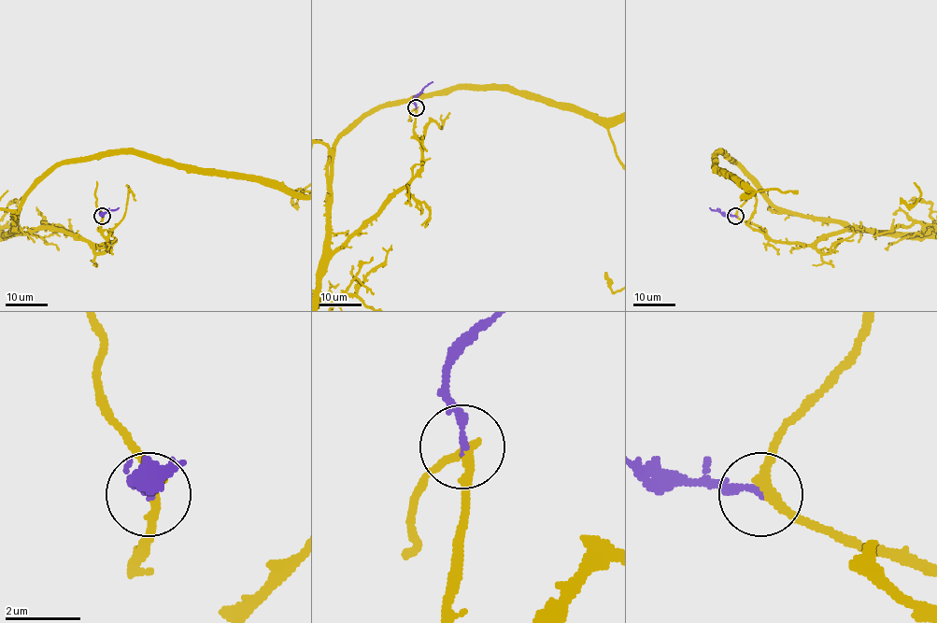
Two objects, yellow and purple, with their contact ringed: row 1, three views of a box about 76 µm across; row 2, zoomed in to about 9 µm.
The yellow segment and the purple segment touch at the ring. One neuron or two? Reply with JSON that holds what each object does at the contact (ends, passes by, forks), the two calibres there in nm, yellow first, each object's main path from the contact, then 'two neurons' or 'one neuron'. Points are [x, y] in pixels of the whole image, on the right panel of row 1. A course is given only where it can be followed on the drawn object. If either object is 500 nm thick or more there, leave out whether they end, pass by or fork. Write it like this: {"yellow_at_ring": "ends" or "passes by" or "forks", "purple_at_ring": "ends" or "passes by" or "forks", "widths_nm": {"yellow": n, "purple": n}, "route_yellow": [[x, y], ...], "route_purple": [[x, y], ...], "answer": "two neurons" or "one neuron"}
{"yellow_at_ring": "passes by", "purple_at_ring": "ends", "widths_nm": {"yellow": 260, "purple": 220}, "route_purple": [[736, 217], [709, 208]], "answer": "one neuron"}

